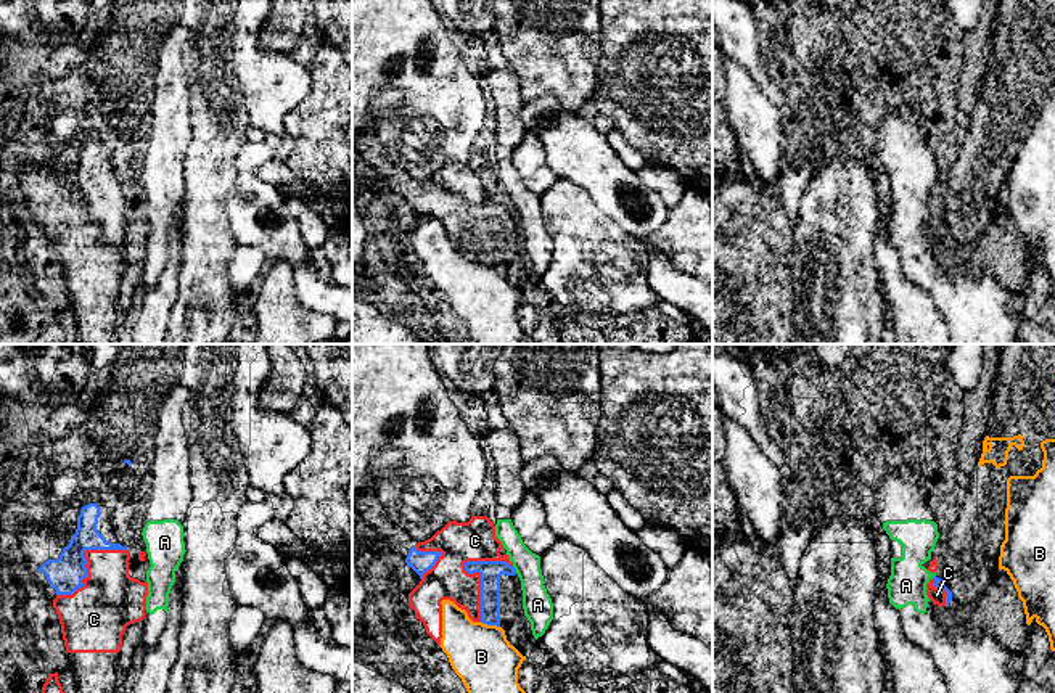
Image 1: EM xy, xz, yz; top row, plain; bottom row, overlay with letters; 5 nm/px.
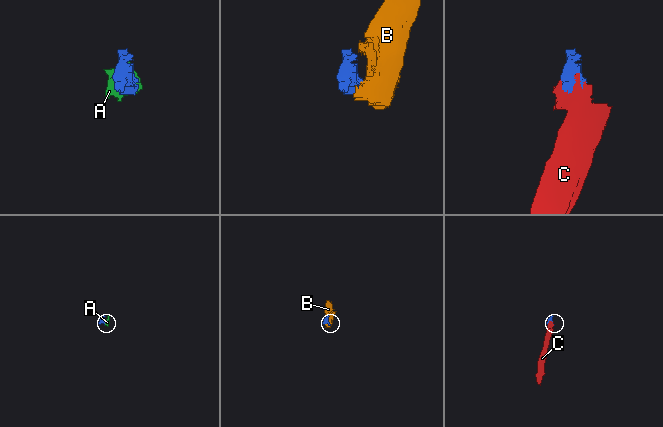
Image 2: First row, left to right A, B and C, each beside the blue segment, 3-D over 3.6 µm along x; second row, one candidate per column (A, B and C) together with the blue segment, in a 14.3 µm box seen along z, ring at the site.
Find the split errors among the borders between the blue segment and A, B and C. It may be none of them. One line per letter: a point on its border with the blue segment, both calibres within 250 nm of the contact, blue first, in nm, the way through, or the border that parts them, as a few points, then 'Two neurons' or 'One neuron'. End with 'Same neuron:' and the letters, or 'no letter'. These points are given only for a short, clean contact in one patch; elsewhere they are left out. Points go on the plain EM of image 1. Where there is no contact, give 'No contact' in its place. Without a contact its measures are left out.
A: Touches blue at xz (513, 209). Thickness 110 nm (blue) against 150 nm. Boundary: xz (512, 206), (517, 213). Two neurons
B: Touches blue at xz (491, 264). Thickness 100 nm (blue) against 300 nm. Boundary: xz (481, 261), (499, 267). Two neurons
C: Touches blue at xz (473, 213). Thickness 110 nm (blue) against 200 nm. Two neurons
Same neuron: no letter

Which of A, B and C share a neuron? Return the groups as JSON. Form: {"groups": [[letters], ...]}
{"groups": [["A"], ["B", "C"]]}

